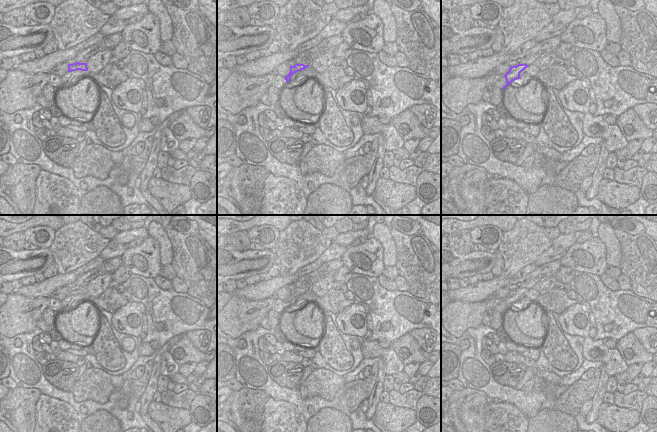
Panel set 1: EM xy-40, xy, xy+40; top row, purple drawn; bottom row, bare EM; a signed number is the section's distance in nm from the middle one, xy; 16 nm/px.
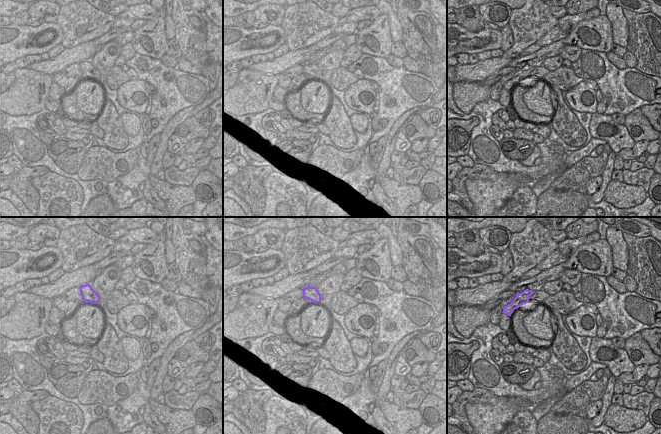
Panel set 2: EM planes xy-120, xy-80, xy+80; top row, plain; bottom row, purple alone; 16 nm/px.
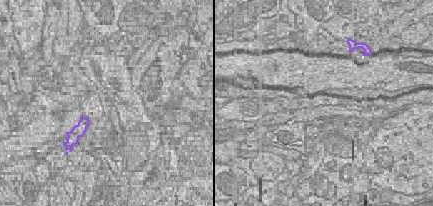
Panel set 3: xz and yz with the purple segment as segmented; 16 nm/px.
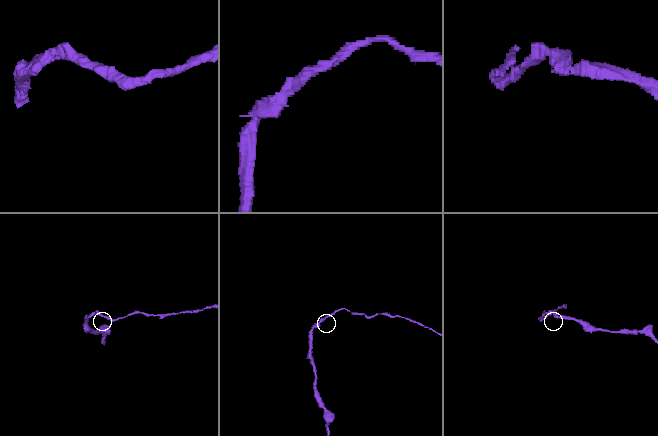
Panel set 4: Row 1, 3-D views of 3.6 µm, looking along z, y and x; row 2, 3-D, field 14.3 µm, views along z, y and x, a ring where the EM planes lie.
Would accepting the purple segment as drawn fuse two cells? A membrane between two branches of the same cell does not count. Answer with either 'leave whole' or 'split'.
split

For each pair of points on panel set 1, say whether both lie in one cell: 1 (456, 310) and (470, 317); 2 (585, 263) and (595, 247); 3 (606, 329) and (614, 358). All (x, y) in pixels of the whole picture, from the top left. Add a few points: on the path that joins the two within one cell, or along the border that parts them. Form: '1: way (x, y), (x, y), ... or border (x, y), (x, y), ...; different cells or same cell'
1: way (459, 313), (467, 315); same cell
2: way (586, 259), (593, 251); same cell
3: border (594, 338), (601, 340); different cells

